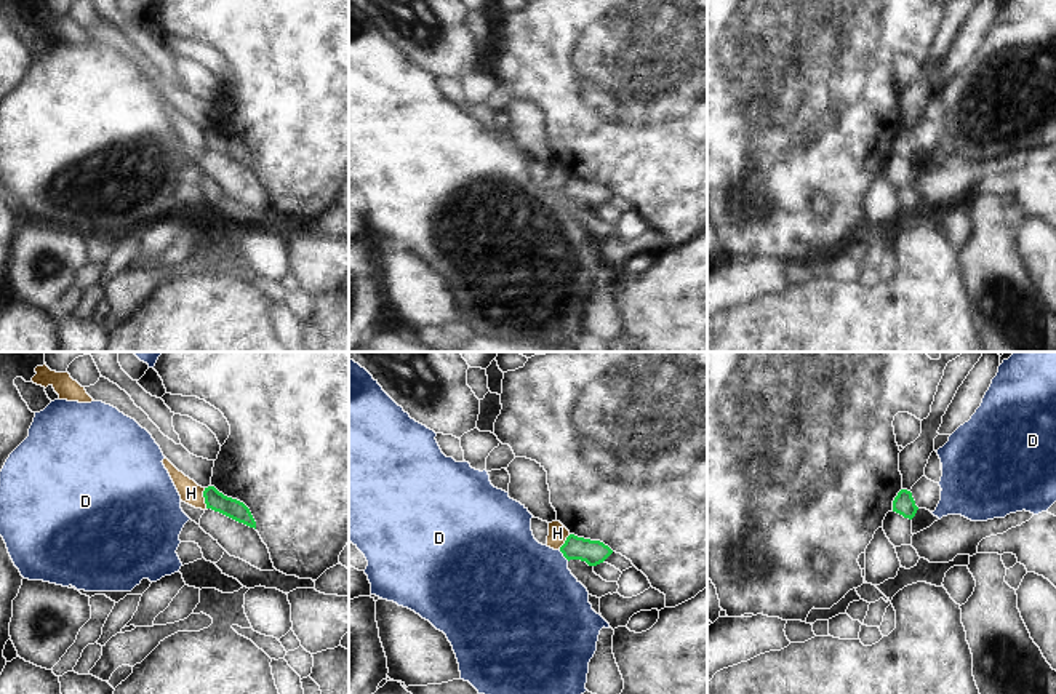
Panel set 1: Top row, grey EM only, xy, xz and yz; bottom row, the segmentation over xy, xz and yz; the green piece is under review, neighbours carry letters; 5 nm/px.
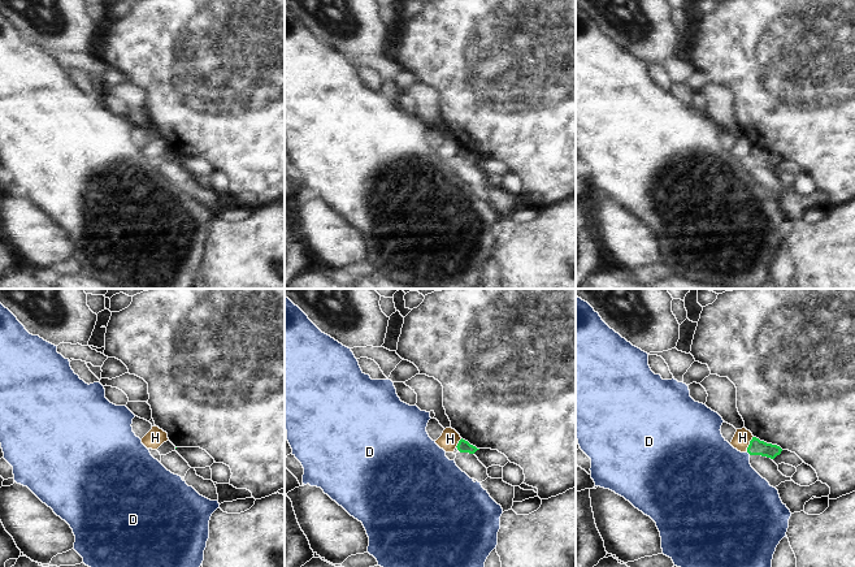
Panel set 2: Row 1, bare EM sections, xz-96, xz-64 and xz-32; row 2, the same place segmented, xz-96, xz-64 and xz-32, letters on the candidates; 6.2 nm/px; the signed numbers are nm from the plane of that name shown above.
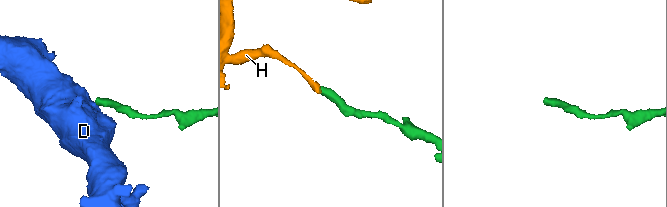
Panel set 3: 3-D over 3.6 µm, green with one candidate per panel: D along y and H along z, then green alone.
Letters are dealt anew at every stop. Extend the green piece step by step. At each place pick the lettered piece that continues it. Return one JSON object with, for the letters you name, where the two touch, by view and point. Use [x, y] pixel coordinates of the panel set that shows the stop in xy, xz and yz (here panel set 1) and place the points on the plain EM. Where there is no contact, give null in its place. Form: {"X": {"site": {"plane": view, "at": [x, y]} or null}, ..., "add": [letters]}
{"add": []}

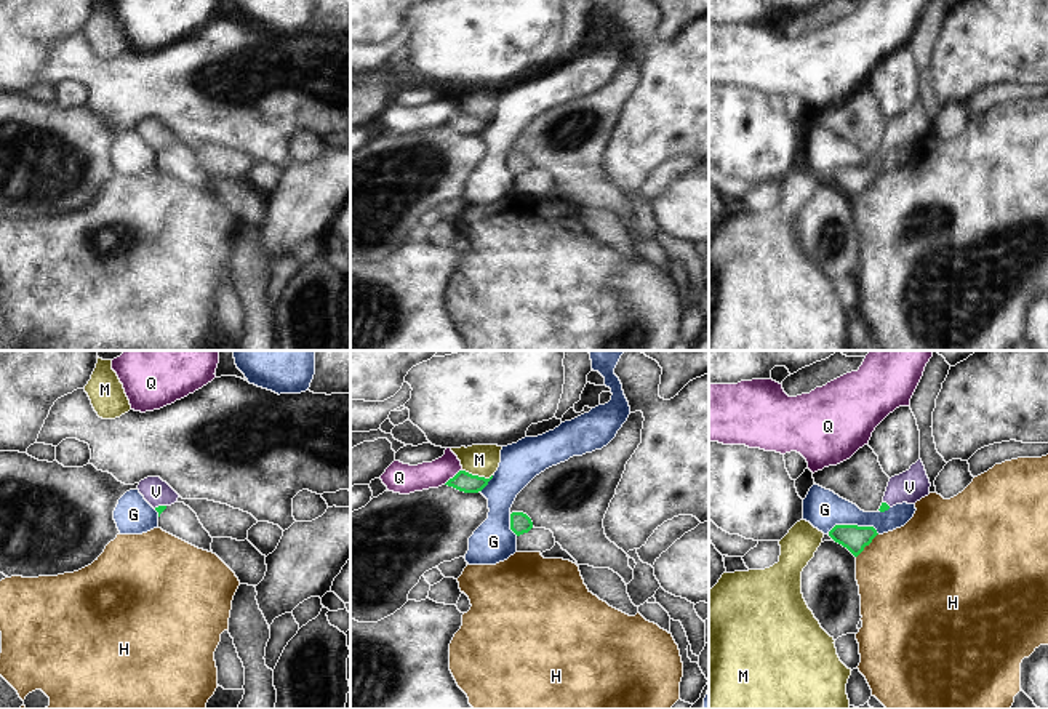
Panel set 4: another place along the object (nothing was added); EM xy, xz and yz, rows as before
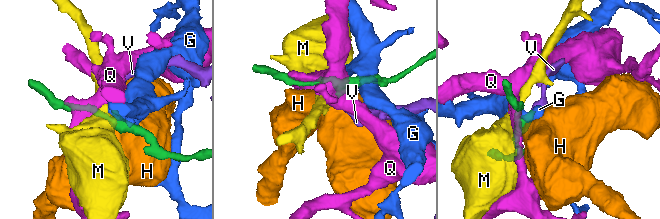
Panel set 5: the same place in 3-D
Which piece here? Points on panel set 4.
{"V": {"site": {"plane": "xy", "at": [159, 148]}}, "add": ["V"]}

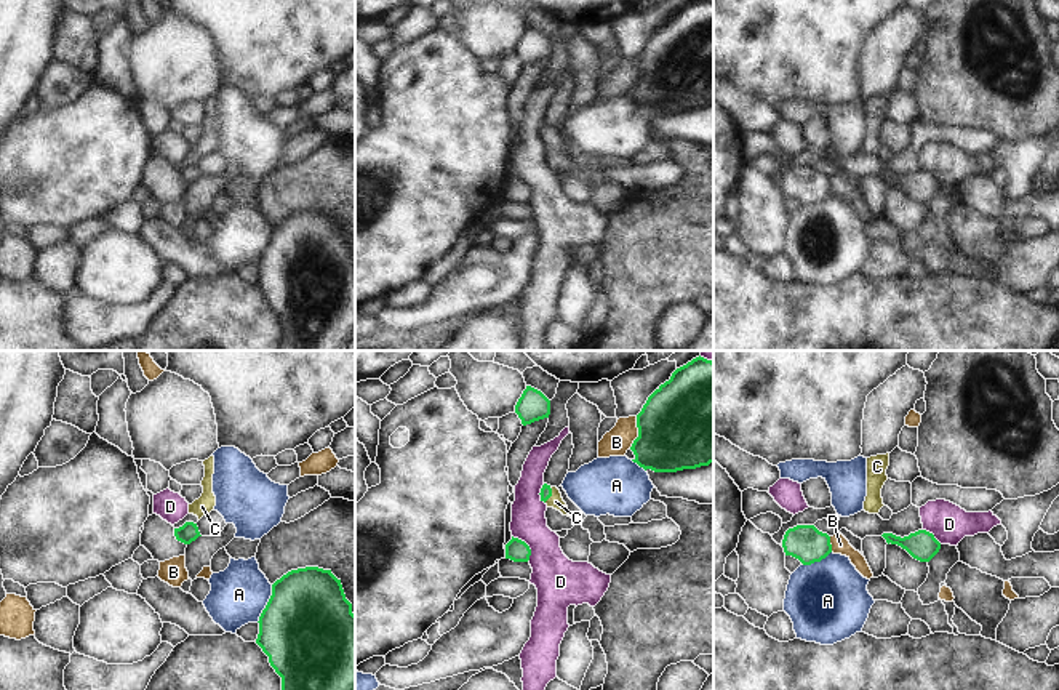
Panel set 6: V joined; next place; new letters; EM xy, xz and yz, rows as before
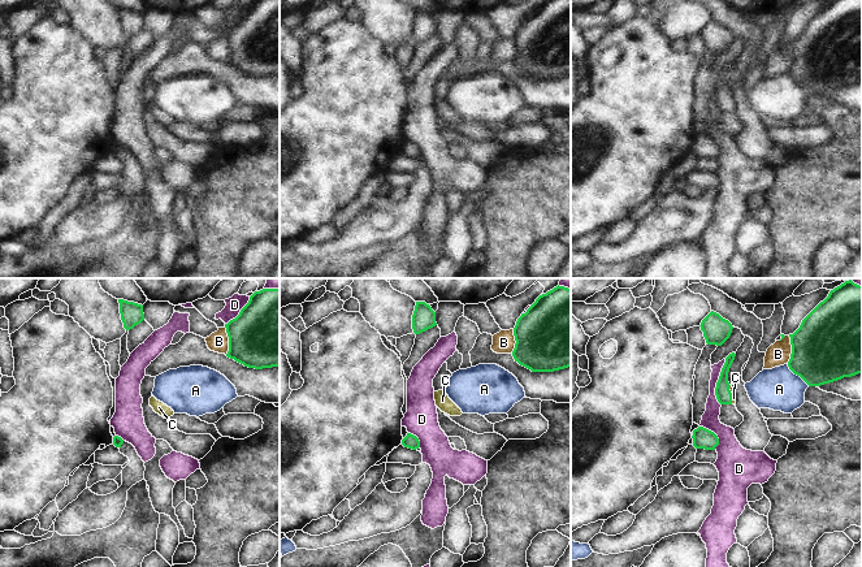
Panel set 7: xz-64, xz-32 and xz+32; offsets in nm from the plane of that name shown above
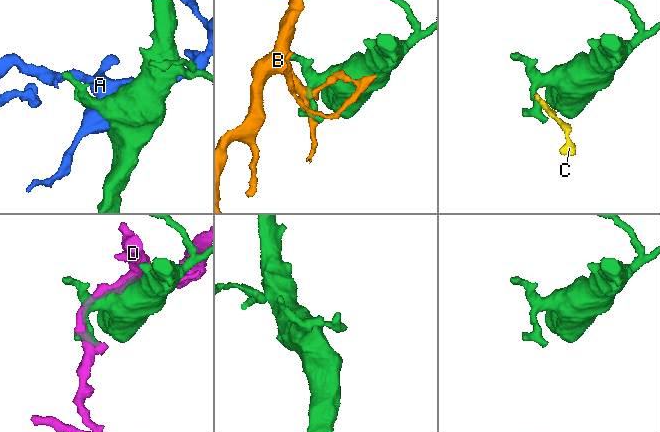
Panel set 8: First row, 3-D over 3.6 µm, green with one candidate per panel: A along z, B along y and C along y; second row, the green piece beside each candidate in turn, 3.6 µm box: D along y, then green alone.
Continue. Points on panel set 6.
{"C": {"site": {"plane": "xz", "at": [551, 136]}}, "add": ["C"]}

